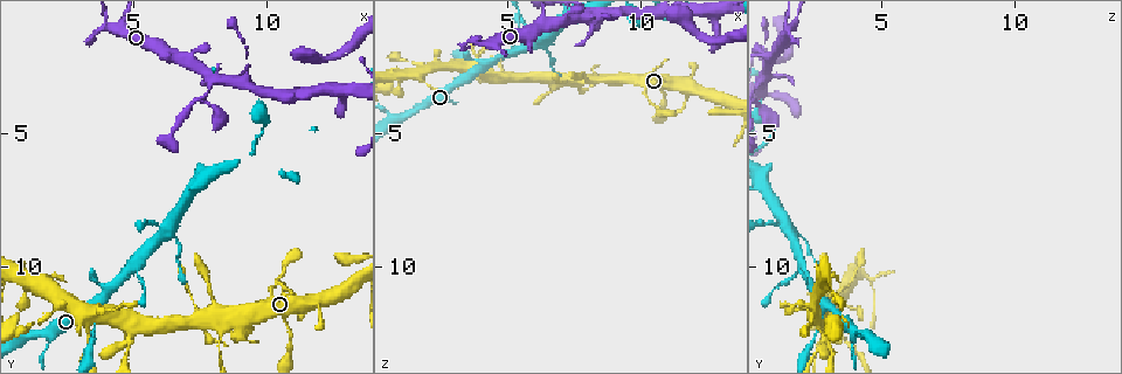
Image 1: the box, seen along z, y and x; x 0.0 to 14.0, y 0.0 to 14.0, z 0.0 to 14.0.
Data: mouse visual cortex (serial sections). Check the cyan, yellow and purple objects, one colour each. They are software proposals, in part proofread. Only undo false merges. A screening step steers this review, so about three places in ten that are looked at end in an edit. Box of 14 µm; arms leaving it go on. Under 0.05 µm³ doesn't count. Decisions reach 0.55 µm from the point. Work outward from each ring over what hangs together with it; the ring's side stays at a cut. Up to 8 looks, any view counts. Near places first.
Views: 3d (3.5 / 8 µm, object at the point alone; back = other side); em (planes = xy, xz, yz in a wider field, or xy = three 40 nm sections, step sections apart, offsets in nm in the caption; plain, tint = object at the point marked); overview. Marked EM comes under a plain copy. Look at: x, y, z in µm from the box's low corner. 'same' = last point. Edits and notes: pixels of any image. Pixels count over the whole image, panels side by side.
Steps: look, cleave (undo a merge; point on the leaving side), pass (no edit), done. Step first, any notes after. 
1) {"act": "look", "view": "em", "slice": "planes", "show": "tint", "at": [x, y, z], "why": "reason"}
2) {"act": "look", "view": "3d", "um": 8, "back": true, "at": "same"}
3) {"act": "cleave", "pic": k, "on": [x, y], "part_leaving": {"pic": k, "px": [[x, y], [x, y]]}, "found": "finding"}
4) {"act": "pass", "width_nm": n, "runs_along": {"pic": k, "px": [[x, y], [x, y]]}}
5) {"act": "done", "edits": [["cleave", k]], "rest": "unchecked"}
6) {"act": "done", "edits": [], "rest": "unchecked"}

{"act": "look", "view": "3d", "um": 3.5, "at": [9.0, 12.0, 3.0], "why": "four or more arms meet"}

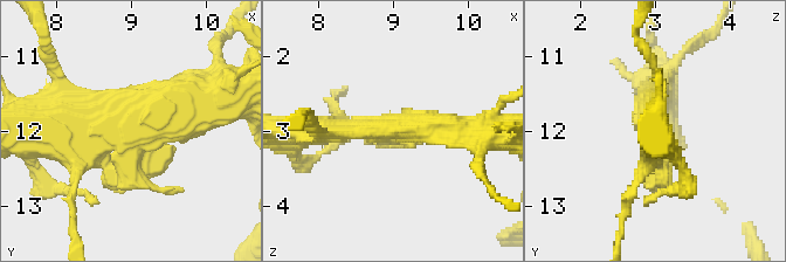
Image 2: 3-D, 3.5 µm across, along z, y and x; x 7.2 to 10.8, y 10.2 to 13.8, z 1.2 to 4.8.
{"act": "look", "view": "em", "slice": "planes", "show": "tint", "at": "same"}

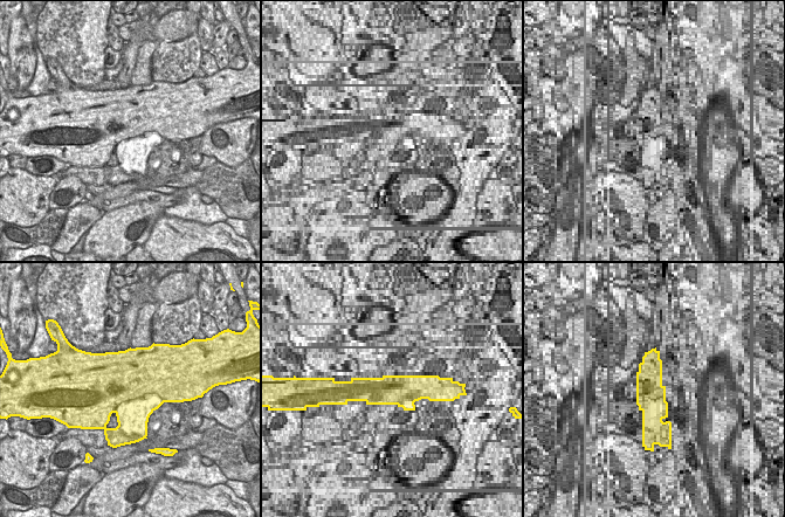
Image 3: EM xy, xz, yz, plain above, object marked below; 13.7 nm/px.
{"act": "pass", "runs_along": {"pic": 2, "px": [[199, 103], [45, 136]]}, "found": "all the same cell"}

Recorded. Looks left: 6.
{"act": "look", "view": "3d", "um": 8, "at": [3.6, 11.4, 2.9], "why": "thin arm on a thick one"}

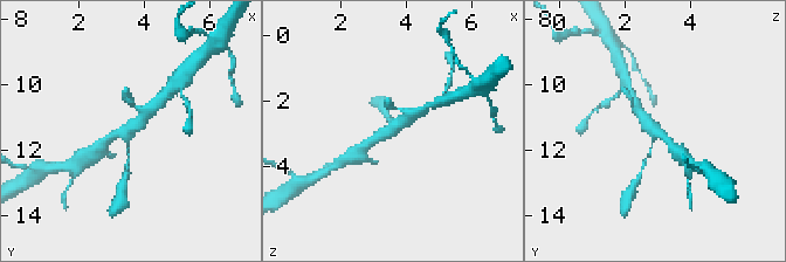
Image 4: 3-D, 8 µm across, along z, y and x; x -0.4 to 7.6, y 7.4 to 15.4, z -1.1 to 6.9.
{"act": "look", "view": "3d", "um": 3.5, "at": [3.5, 11.5, 3.0], "why": "zoom in"}

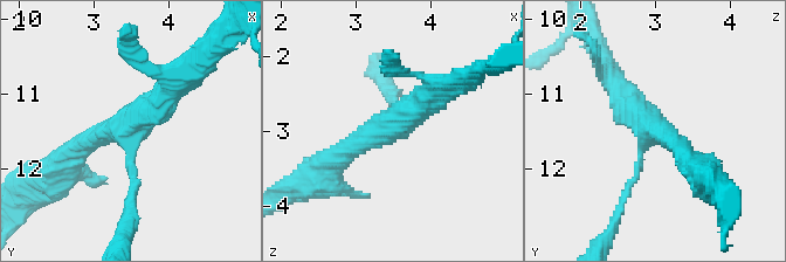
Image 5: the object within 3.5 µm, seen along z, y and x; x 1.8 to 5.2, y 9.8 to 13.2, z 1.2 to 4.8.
{"act": "look", "view": "em", "slice": "xy", "step": 1, "show": "tint", "at": [3.45, 11.45, 2.90], "arms": 3, "arm_widths_nm": [100, 300, 400], "why": "now the EM"}

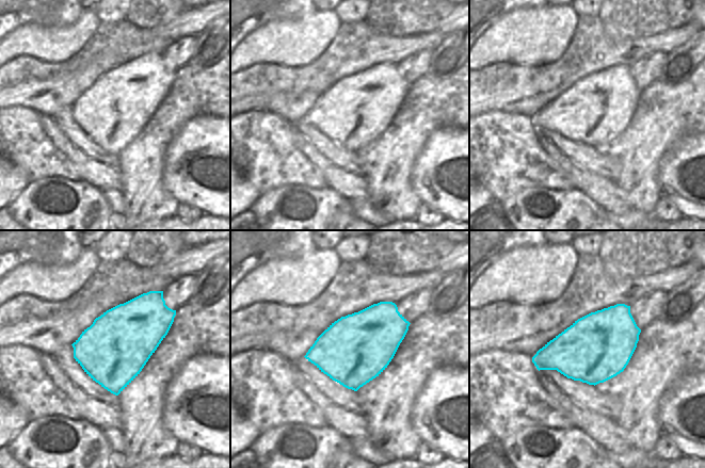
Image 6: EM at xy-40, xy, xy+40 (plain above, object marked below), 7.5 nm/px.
{"act": "pass", "runs_along": {"pic": 5, "px": [[68, 159], [154, 109], [179, 80]]}, "found": "one cell here"}

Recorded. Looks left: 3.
{"act": "look", "view": "3d", "um": 3.5, "at": [6.2, 8.6, 1.6], "why": "abrupt turn"}

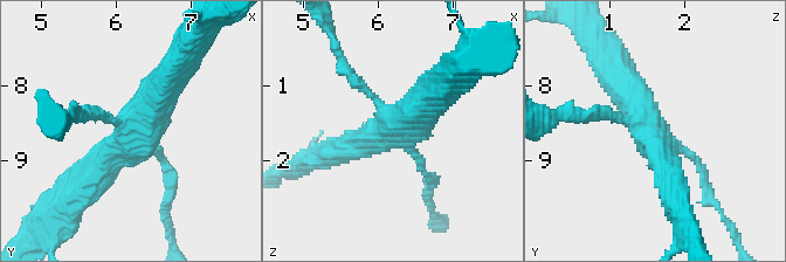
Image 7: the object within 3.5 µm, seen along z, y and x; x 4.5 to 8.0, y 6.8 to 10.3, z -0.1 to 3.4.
{"act": "look", "view": "em", "slice": "xy", "step": 5, "show": "tint", "at": [6.30, 8.65, 1.50]}

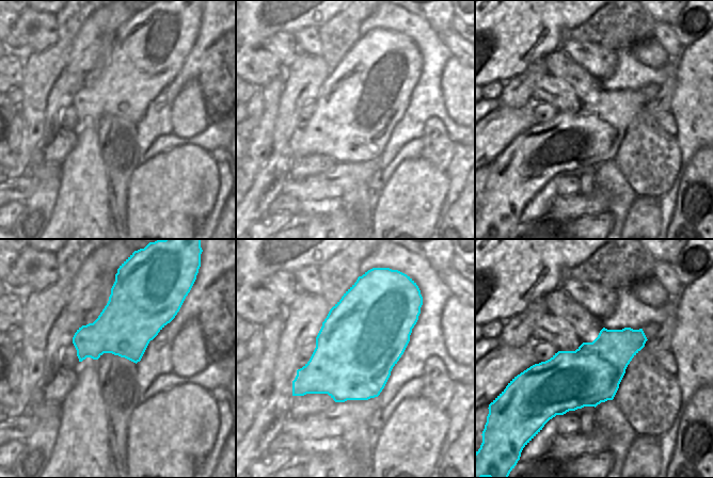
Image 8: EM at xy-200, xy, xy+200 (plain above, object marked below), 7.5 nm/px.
{"act": "pass", "runs_along": {"pic": 7, "px": [[82, 190], [139, 132], [171, 74]]}, "found": "all the same cell"}

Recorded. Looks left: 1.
{"act": "done", "edits": [], "rest": "unchecked"}

